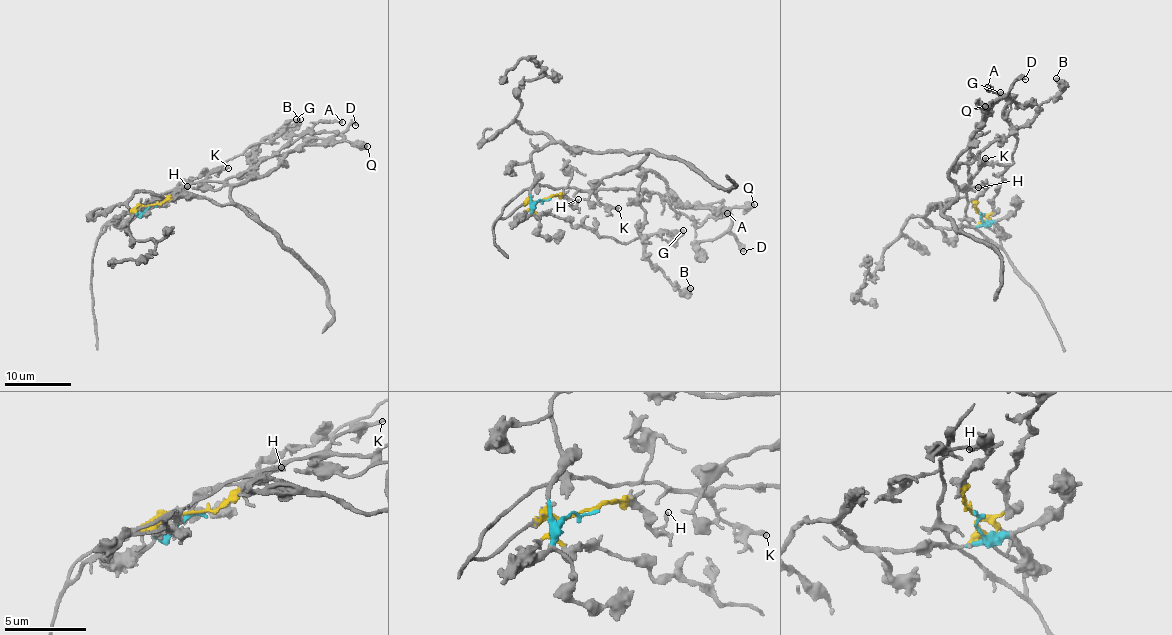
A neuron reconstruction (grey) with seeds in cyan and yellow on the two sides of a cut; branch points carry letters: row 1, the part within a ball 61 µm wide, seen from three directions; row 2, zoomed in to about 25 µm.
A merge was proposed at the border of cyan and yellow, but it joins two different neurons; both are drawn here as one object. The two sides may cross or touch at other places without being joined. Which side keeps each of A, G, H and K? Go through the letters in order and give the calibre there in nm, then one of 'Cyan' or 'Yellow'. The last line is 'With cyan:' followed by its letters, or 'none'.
A: Thickness 380 nm. Yellow
G: Thickness 160 nm. Yellow
H: Thickness 160 nm. Yellow
K: Thickness 200 nm. Yellow
With cyan: none

